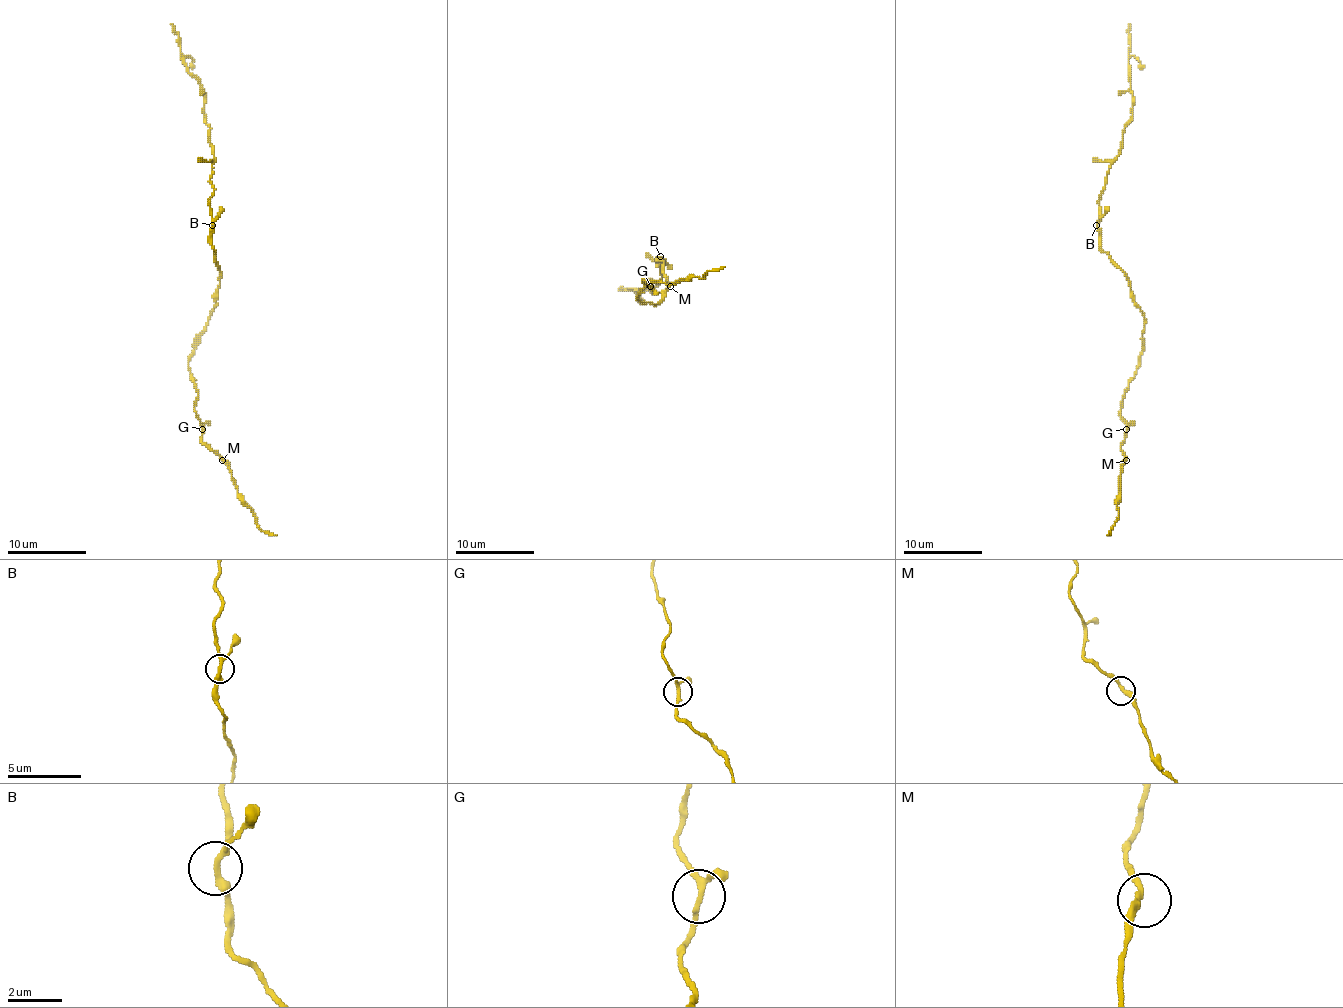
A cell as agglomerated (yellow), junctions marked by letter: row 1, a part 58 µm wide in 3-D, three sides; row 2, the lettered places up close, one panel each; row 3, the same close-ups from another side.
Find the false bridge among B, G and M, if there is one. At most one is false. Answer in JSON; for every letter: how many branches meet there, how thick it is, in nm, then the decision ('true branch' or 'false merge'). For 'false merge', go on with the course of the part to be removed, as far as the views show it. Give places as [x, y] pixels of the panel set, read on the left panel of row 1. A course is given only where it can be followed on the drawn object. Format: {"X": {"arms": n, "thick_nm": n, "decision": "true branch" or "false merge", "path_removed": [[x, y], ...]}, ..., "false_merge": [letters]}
{"B": {"arms": 3, "thick_nm": 240, "decision": "true branch"}, "G": {"arms": 3, "thick_nm": 180, "decision": "true branch"}, "M": {"arms": 2, "thick_nm": 240, "decision": "true branch"}, "false_merge": []}

